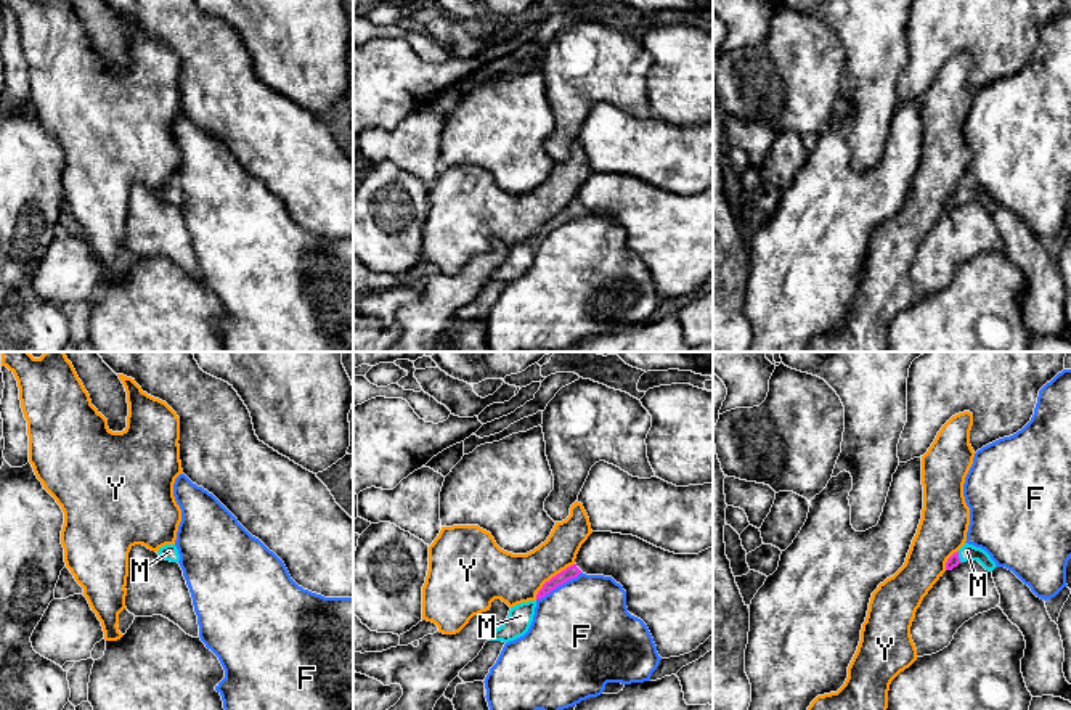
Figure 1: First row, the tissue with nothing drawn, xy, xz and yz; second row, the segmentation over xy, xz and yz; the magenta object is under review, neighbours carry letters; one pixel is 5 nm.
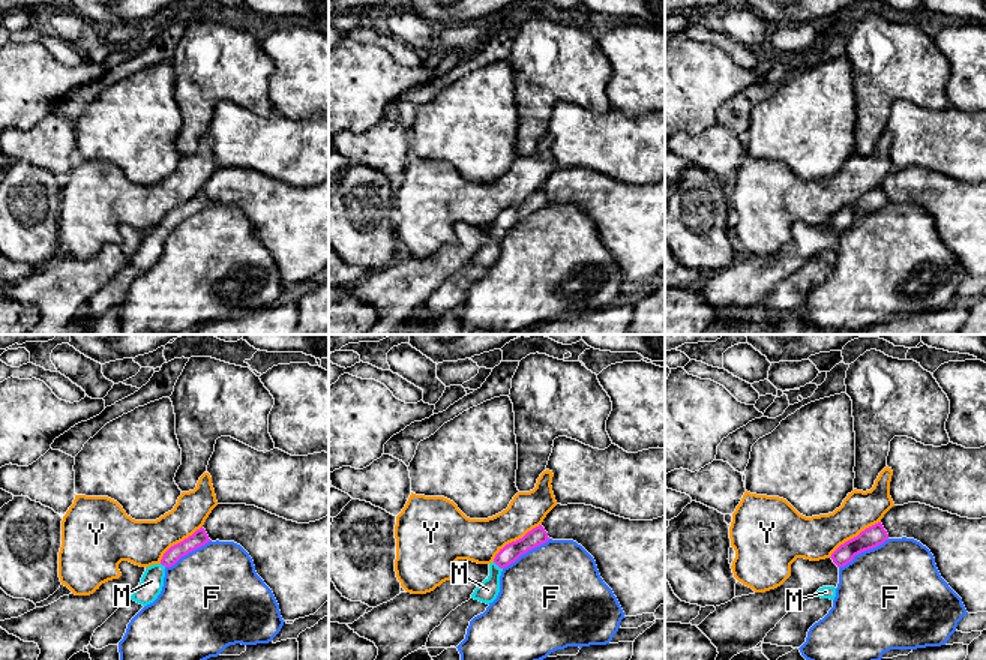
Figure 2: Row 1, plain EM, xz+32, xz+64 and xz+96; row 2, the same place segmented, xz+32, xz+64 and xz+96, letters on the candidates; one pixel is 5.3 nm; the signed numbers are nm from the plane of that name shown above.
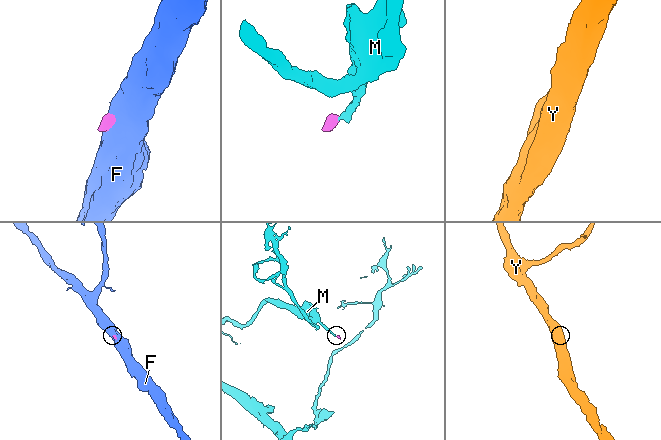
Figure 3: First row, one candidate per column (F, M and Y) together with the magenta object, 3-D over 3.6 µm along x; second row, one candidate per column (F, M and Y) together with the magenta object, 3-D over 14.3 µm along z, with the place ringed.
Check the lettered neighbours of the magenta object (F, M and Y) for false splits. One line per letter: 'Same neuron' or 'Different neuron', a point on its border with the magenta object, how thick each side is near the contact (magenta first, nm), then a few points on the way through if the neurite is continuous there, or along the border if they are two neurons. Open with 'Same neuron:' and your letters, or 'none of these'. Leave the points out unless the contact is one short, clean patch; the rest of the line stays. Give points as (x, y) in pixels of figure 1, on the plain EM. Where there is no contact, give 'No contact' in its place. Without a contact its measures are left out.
Same neuron: M
F: Different neuron. Touches magenta at xz (559, 225). Thickness 70 nm (magenta) against 480 nm. Boundary: xz (582, 212), (537, 240)
M: Same neuron. Touches magenta at yz (957, 196). Thickness 60 nm (magenta) against 80 nm. Path across: yz (954, 199), (957, 196), (967, 191)
Y: Different neuron. Touches magenta at xz (553, 217). Thickness 70 nm (magenta) against 260 nm. Boundary: xz (574, 203), (553, 216), (535, 238)

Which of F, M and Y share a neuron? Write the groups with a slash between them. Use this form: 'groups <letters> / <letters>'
groups F / M / Y

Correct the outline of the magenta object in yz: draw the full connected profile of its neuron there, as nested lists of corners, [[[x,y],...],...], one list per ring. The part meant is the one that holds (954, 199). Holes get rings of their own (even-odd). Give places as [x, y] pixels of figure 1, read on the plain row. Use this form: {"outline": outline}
{"outline": [[[965,183],[957,193],[954,193],[947,199],[946,210],[952,210],[960,202],[967,202],[967,201],[978,201],[989,212],[992,212],[997,207],[984,190]]]}

